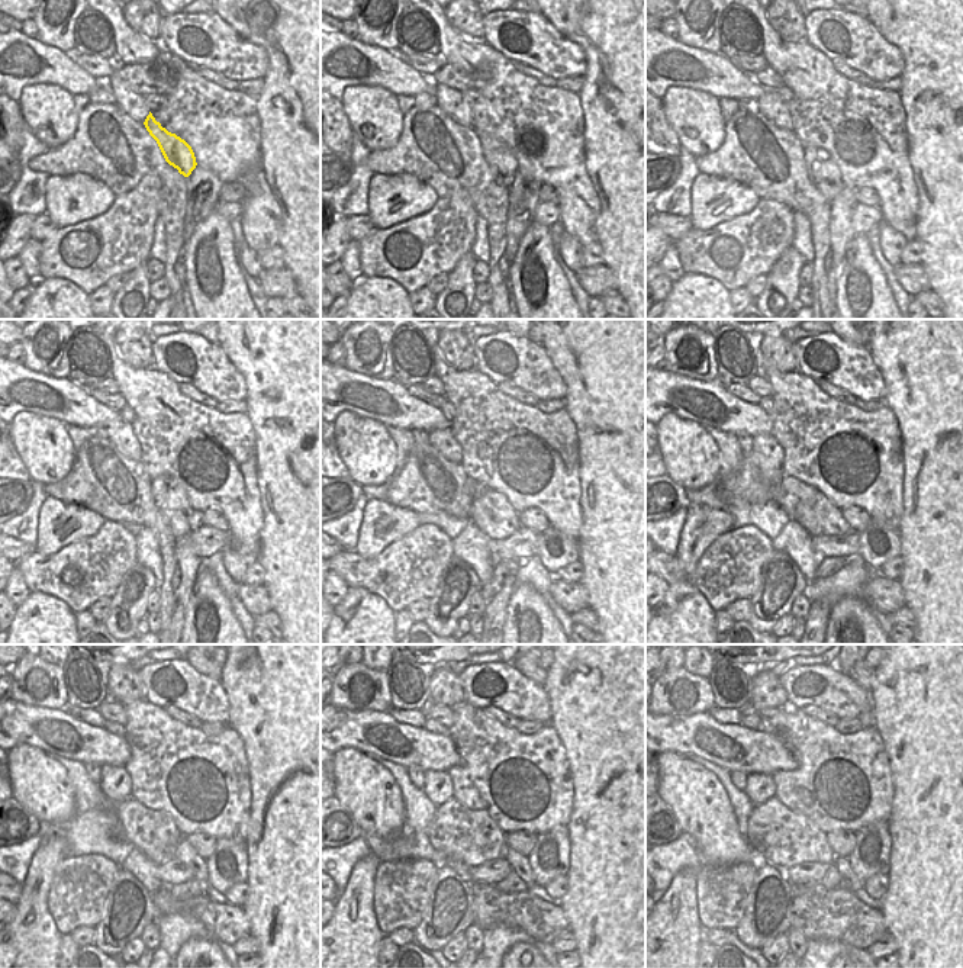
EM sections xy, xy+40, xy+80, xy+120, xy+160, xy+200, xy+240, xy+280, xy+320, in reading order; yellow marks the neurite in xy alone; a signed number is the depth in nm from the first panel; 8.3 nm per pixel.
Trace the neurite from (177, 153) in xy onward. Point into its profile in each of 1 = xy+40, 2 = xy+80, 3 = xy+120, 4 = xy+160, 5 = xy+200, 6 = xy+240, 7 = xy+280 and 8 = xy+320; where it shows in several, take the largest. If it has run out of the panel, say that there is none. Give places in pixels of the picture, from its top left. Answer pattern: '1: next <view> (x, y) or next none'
1: next xy+40 (498, 156)
2: next xy+80 (824, 173)
3: next xy+120 (170, 498)
4: next xy+160 (493, 514)
5: next xy+200 (824, 518)
6: next xy+240 (184, 852)
7: next xy+280 (518, 862)
8: next xy+320 (843, 864)

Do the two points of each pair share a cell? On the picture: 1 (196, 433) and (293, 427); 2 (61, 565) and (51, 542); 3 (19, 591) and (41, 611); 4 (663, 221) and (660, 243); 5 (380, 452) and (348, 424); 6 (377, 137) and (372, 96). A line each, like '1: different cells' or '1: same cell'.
1: different cells
2: different cells
3: different cells
4: different cells
5: same cell
6: same cell

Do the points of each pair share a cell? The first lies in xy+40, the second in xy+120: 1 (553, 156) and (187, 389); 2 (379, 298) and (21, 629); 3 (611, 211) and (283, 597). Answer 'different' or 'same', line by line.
1: different
2: same
3: same

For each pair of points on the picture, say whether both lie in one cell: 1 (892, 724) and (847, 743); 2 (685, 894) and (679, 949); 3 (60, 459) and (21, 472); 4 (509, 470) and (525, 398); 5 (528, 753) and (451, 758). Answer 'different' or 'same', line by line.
1: different
2: same
3: different
4: different
5: different

